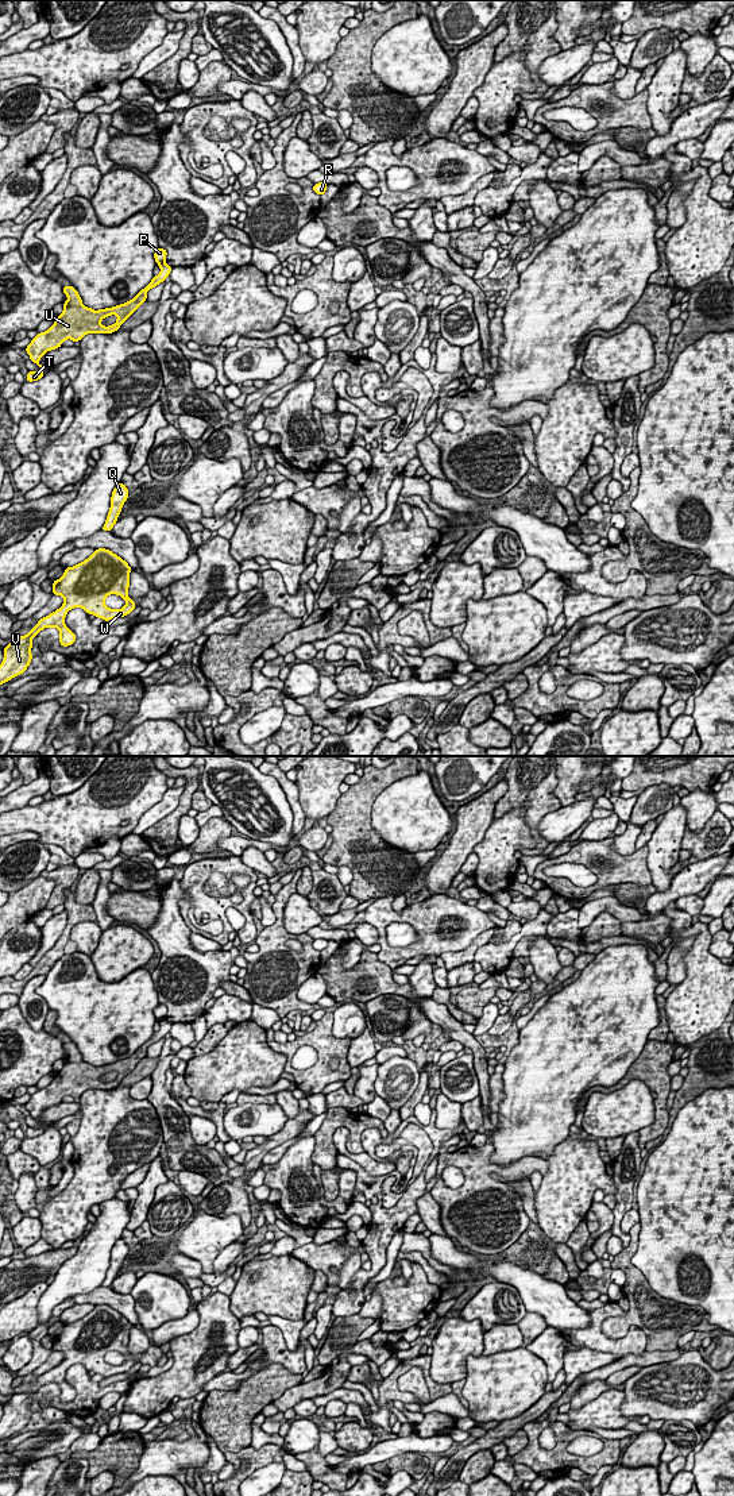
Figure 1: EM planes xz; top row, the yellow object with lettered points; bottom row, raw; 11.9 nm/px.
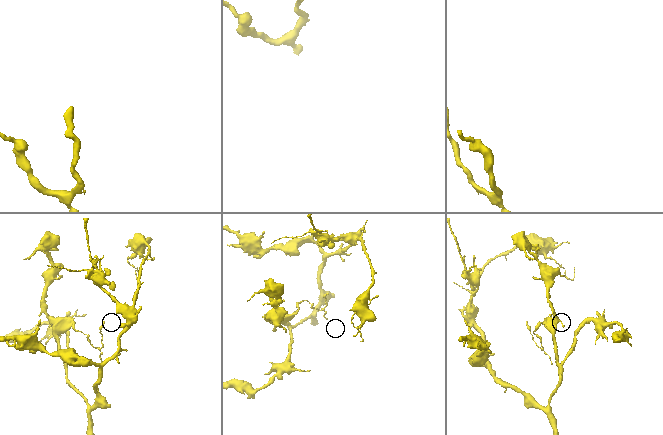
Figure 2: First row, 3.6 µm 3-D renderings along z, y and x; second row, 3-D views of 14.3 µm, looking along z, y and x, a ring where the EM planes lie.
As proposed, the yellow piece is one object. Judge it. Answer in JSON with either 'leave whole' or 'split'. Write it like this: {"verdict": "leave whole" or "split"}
{"verdict": "split"}

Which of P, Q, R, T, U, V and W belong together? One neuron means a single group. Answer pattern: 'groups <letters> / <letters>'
groups P R / Q T U V W

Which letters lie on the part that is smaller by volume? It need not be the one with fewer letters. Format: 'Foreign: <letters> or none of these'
Foreign: P, R

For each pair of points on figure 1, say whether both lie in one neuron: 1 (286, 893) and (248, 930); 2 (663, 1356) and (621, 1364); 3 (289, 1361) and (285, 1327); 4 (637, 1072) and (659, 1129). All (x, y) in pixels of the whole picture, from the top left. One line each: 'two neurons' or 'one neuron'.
1: two neurons
2: one neuron
3: two neurons
4: one neuron

